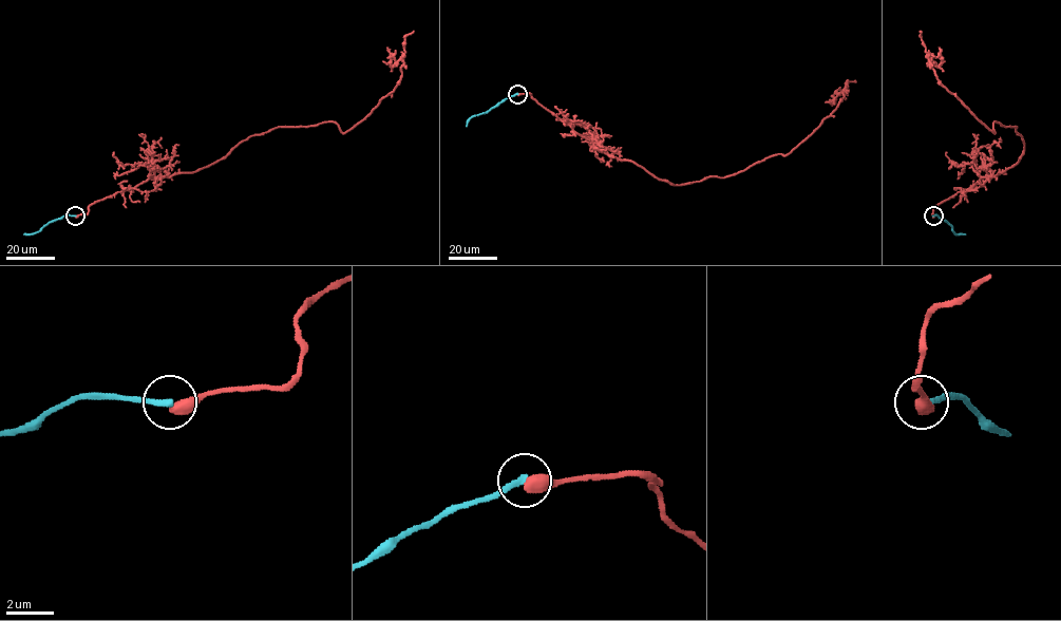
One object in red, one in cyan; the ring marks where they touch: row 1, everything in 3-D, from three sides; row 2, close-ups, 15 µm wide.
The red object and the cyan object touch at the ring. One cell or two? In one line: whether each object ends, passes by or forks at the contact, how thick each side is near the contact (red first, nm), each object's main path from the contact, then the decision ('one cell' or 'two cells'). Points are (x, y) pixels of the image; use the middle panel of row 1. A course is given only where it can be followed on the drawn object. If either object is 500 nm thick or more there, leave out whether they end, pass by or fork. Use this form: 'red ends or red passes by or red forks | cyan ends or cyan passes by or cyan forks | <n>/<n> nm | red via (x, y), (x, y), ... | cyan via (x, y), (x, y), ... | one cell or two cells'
550/300 nm | red via (517, 94), (530, 94), (610, 156), (674, 185), (734, 174), (789, 153), (845, 90), (829, 99) | cyan via (517, 94), (486, 113), (472, 116), (466, 126) | one cell

